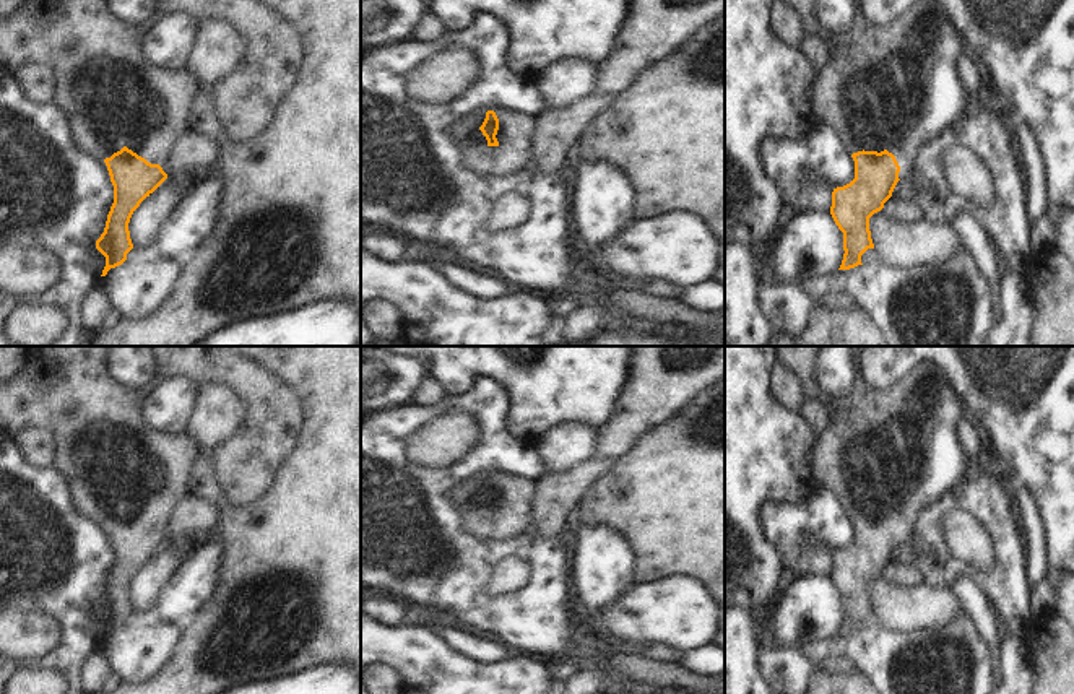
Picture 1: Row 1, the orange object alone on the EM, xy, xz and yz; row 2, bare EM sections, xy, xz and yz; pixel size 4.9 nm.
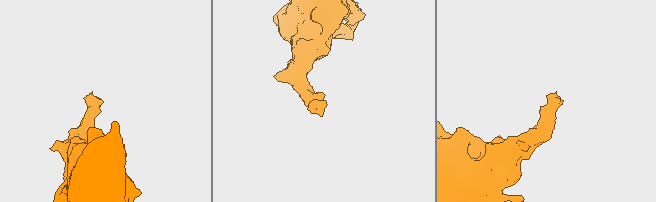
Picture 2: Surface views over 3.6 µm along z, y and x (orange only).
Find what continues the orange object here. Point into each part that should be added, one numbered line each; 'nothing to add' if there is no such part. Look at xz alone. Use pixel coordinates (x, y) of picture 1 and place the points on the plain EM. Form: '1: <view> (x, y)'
1: xz (515, 494)

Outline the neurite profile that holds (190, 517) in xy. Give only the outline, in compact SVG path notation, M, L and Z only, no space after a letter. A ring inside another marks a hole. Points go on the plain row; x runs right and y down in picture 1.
M185 492L174 507L167 523L161 528L167 540L193 538L206 533L219 522L219 510L213 504Z

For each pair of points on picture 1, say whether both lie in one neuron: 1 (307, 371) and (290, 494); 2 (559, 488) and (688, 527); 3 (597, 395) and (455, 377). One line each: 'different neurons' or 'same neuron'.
1: same neuron
2: different neurons
3: same neuron

